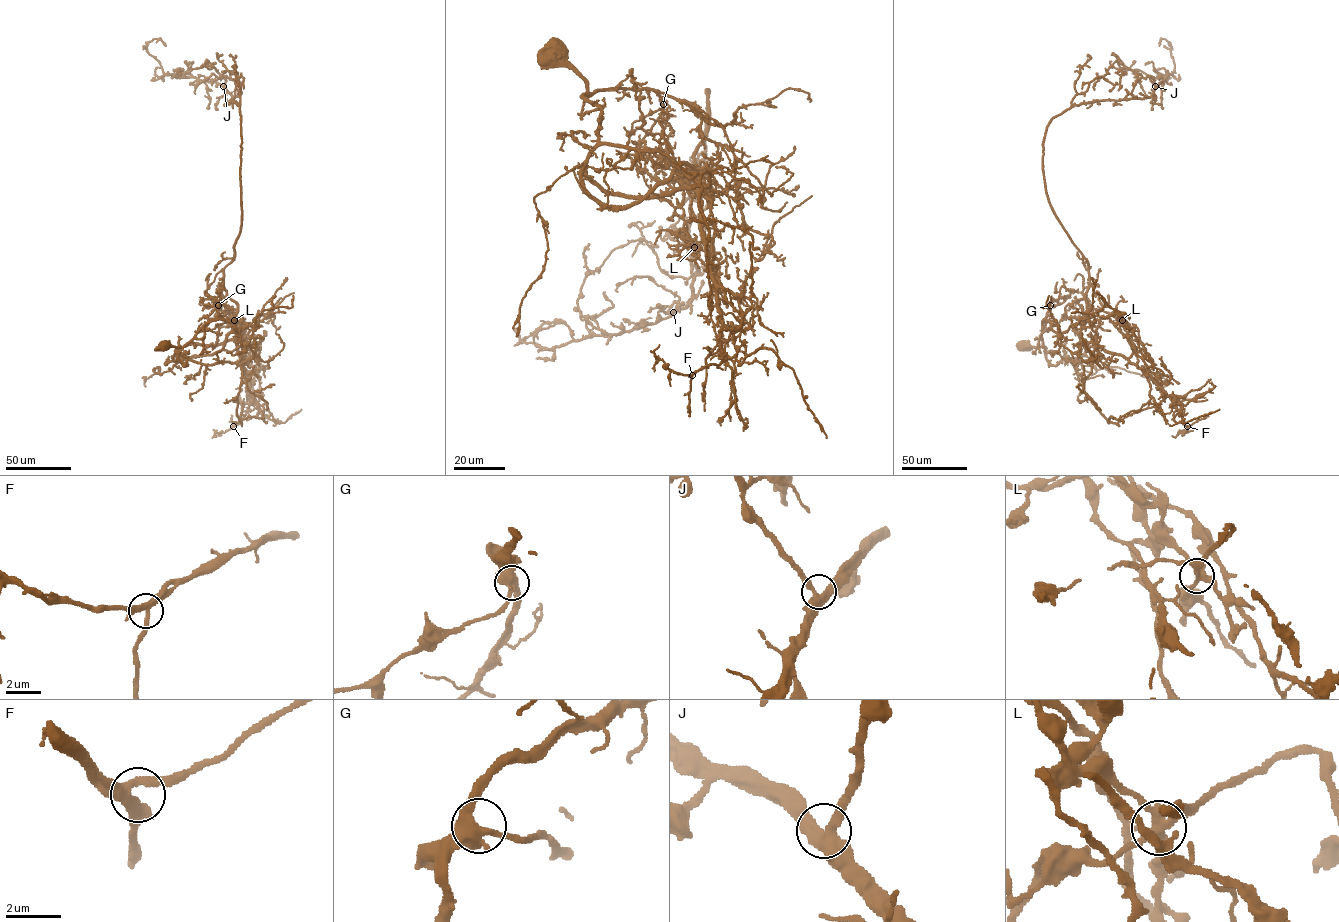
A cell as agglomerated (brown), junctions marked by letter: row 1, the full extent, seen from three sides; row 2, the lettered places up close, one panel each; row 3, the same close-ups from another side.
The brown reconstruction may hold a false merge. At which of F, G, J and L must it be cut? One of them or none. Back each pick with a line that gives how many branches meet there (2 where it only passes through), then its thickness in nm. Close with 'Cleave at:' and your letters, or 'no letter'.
Cleave at: no letter

